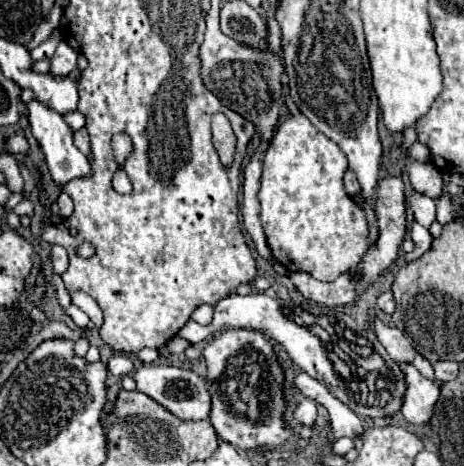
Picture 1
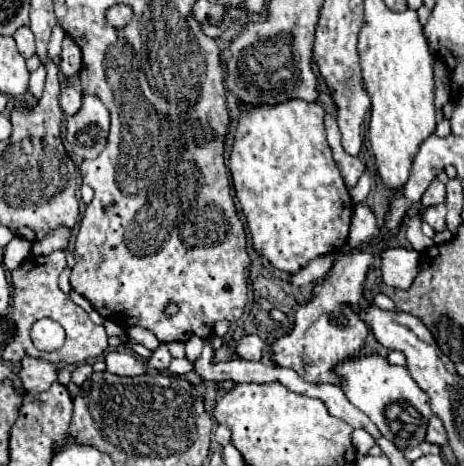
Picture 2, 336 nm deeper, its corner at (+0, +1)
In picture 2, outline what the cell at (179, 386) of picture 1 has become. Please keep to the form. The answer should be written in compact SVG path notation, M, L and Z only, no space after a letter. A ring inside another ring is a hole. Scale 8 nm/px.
M123 350L109 352L105 356L105 364L107 364L107 370L111 374L119 374L119 376L139 376L139 374L145 374L143 362L139 358L135 358L133 354L123 352Z

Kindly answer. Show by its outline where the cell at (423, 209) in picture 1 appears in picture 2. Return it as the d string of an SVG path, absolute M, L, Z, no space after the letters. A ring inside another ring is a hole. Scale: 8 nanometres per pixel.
M445 204L431 206L431 208L425 210L425 222L427 222L435 232L443 232L443 230L445 230L445 214L447 214Z

